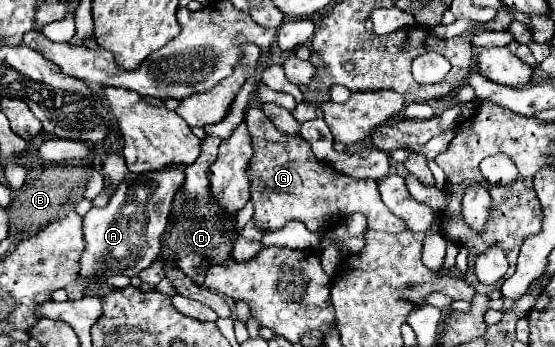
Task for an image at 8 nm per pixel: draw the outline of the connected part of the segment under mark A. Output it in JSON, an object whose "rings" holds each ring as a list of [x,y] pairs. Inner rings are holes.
{"rings":[[[167,167],[163,171],[139,175],[129,173],[107,207],[93,207],[83,217],[85,249],[79,259],[79,279],[93,285],[111,275],[137,277],[139,271],[147,269],[159,257],[161,235],[169,221],[173,191],[183,181],[183,167]]]}

